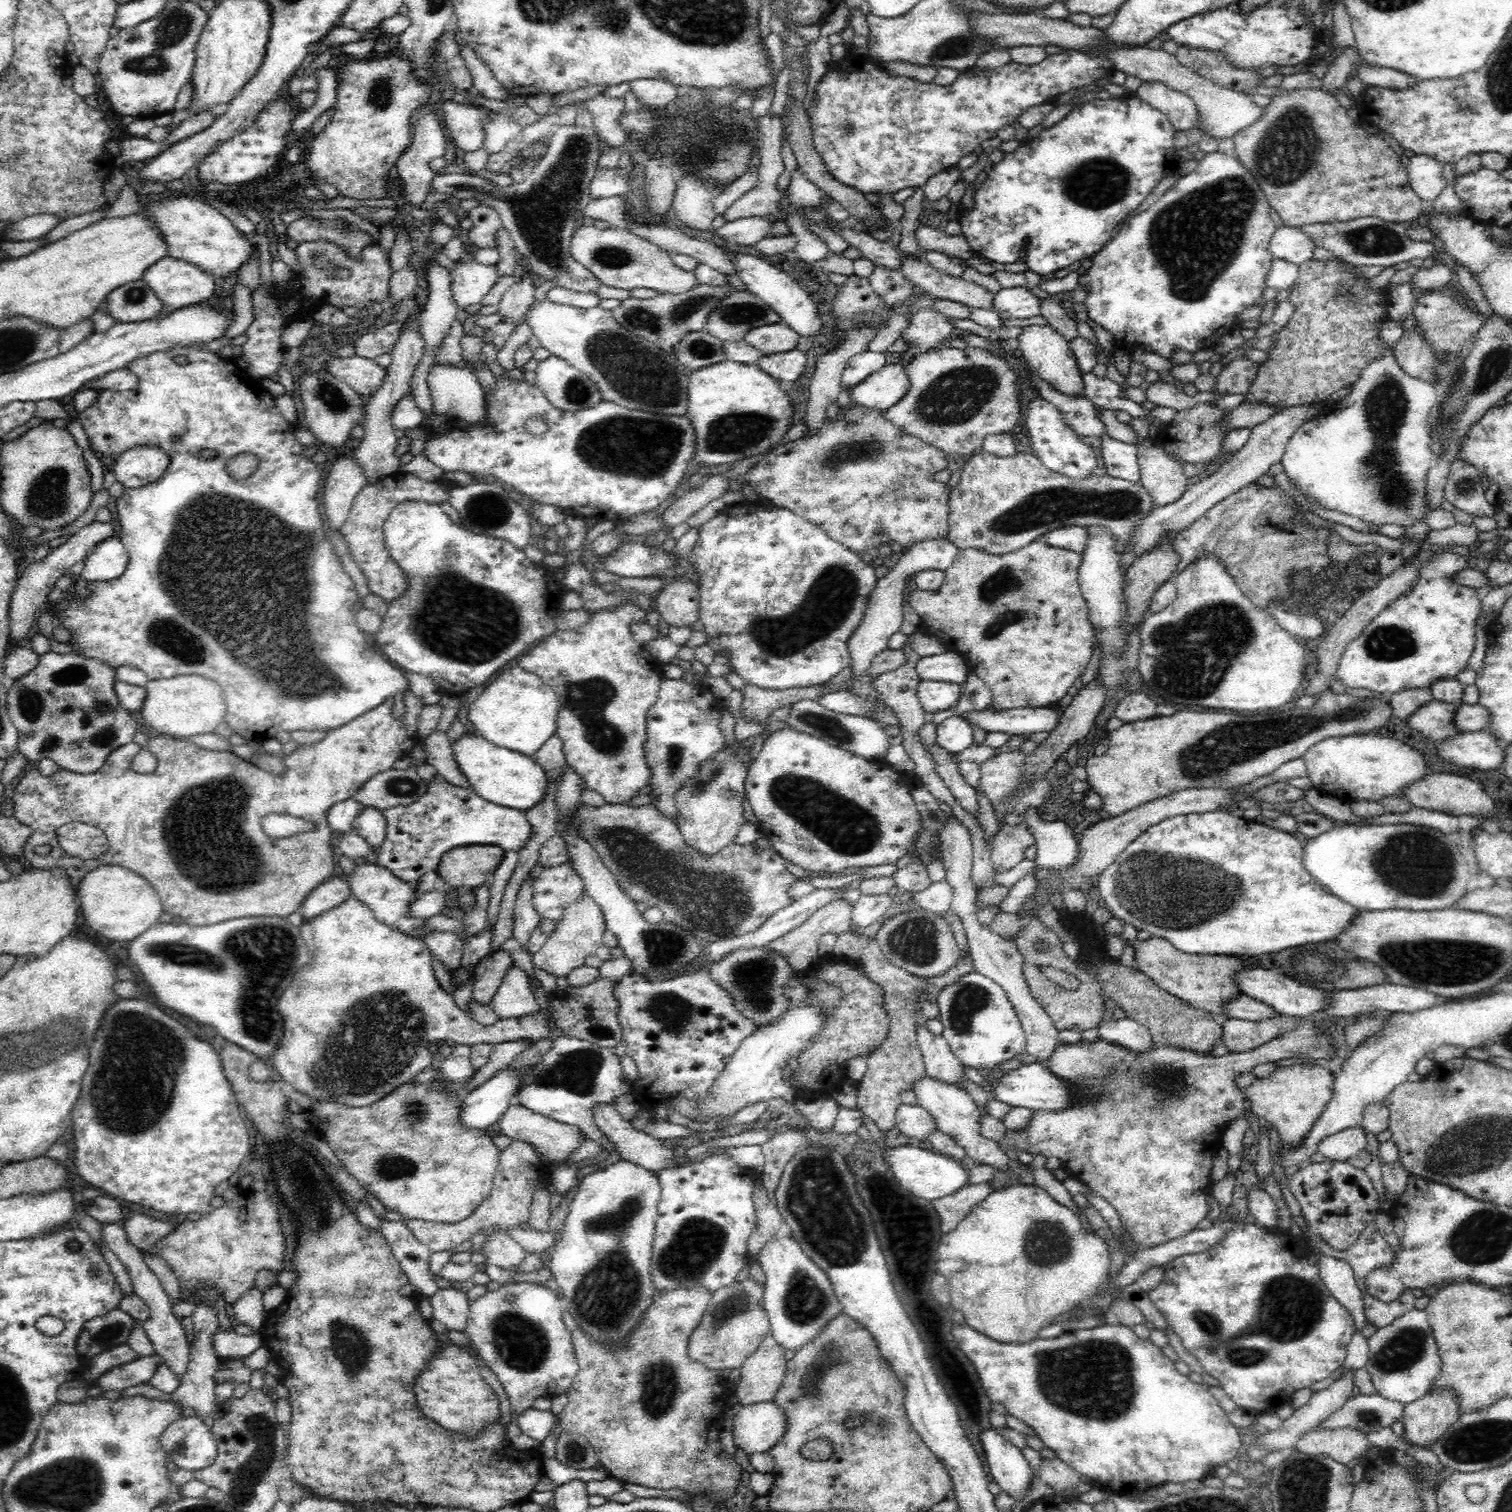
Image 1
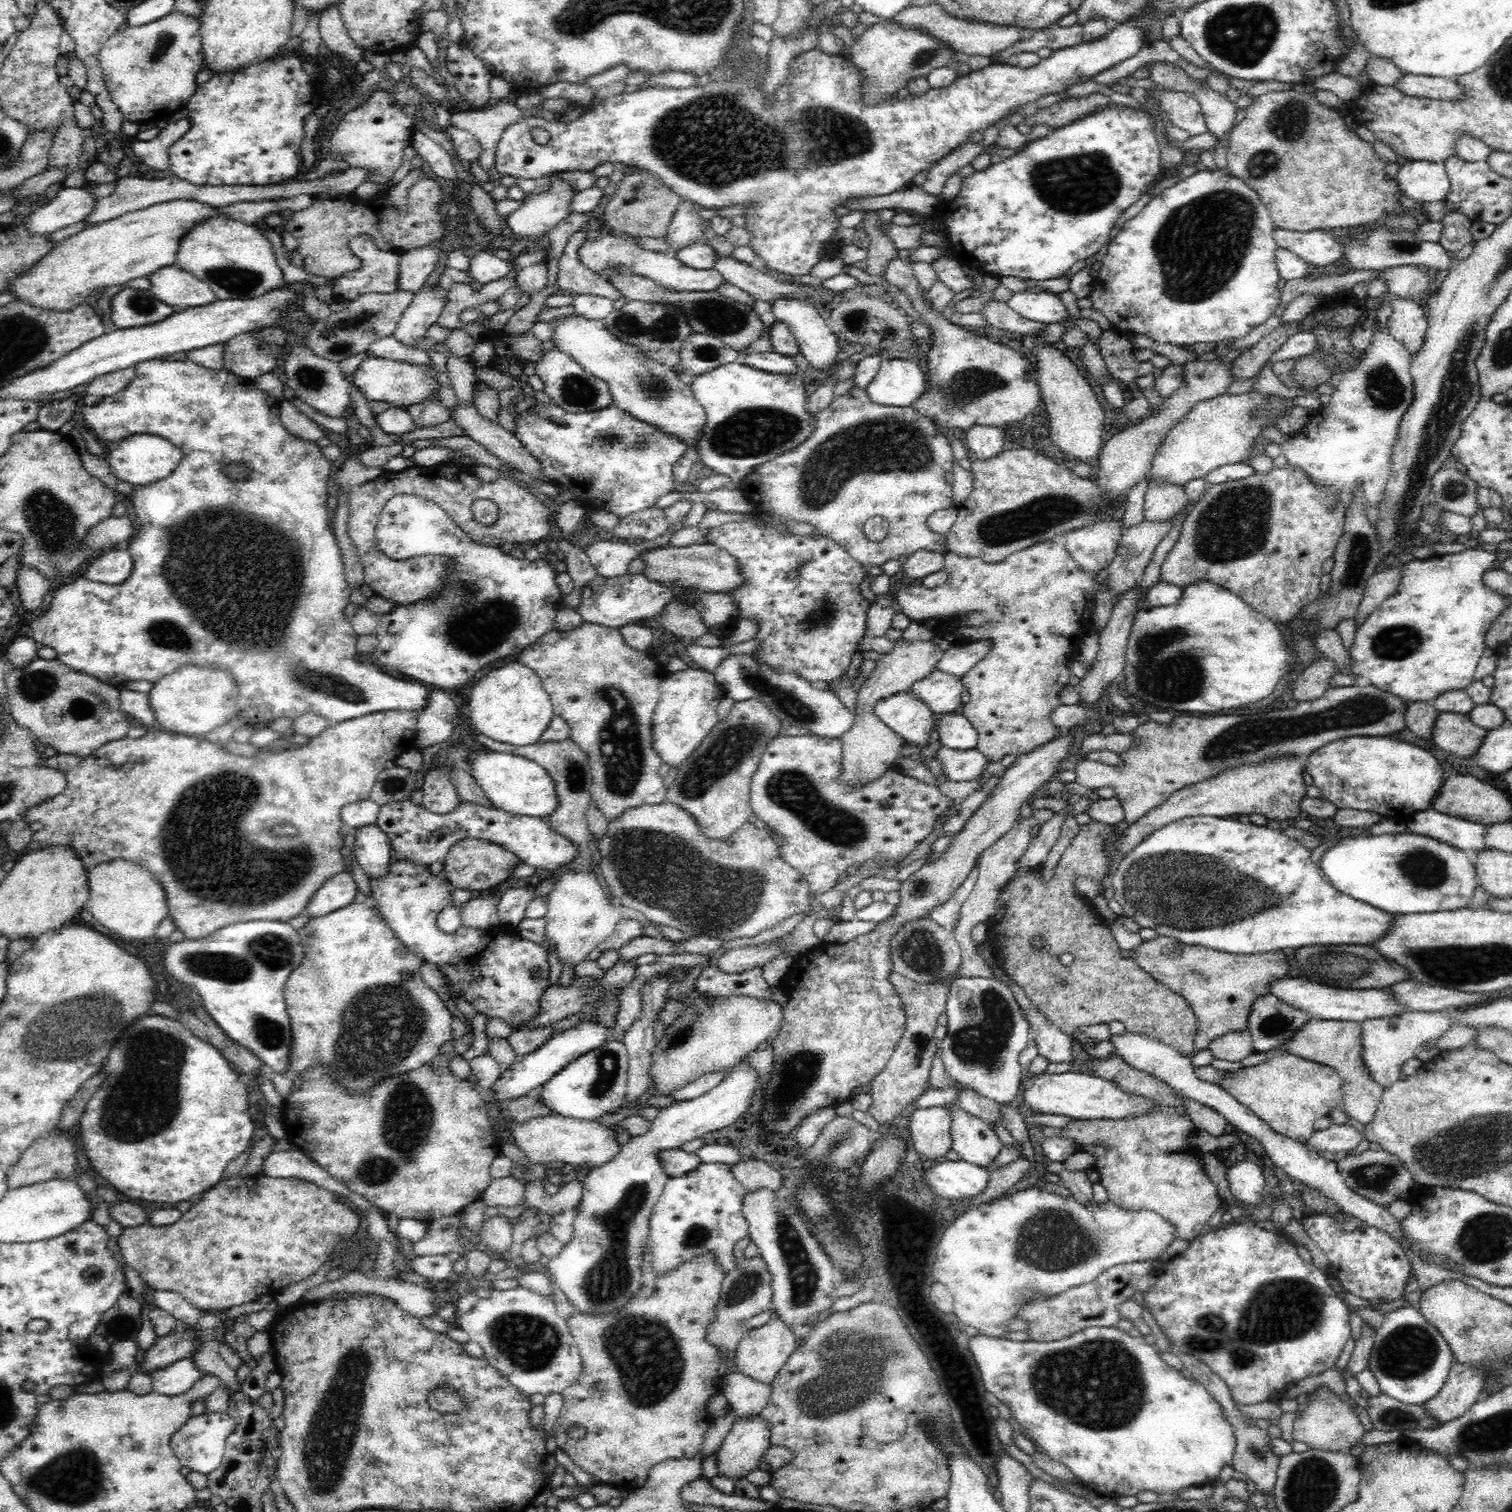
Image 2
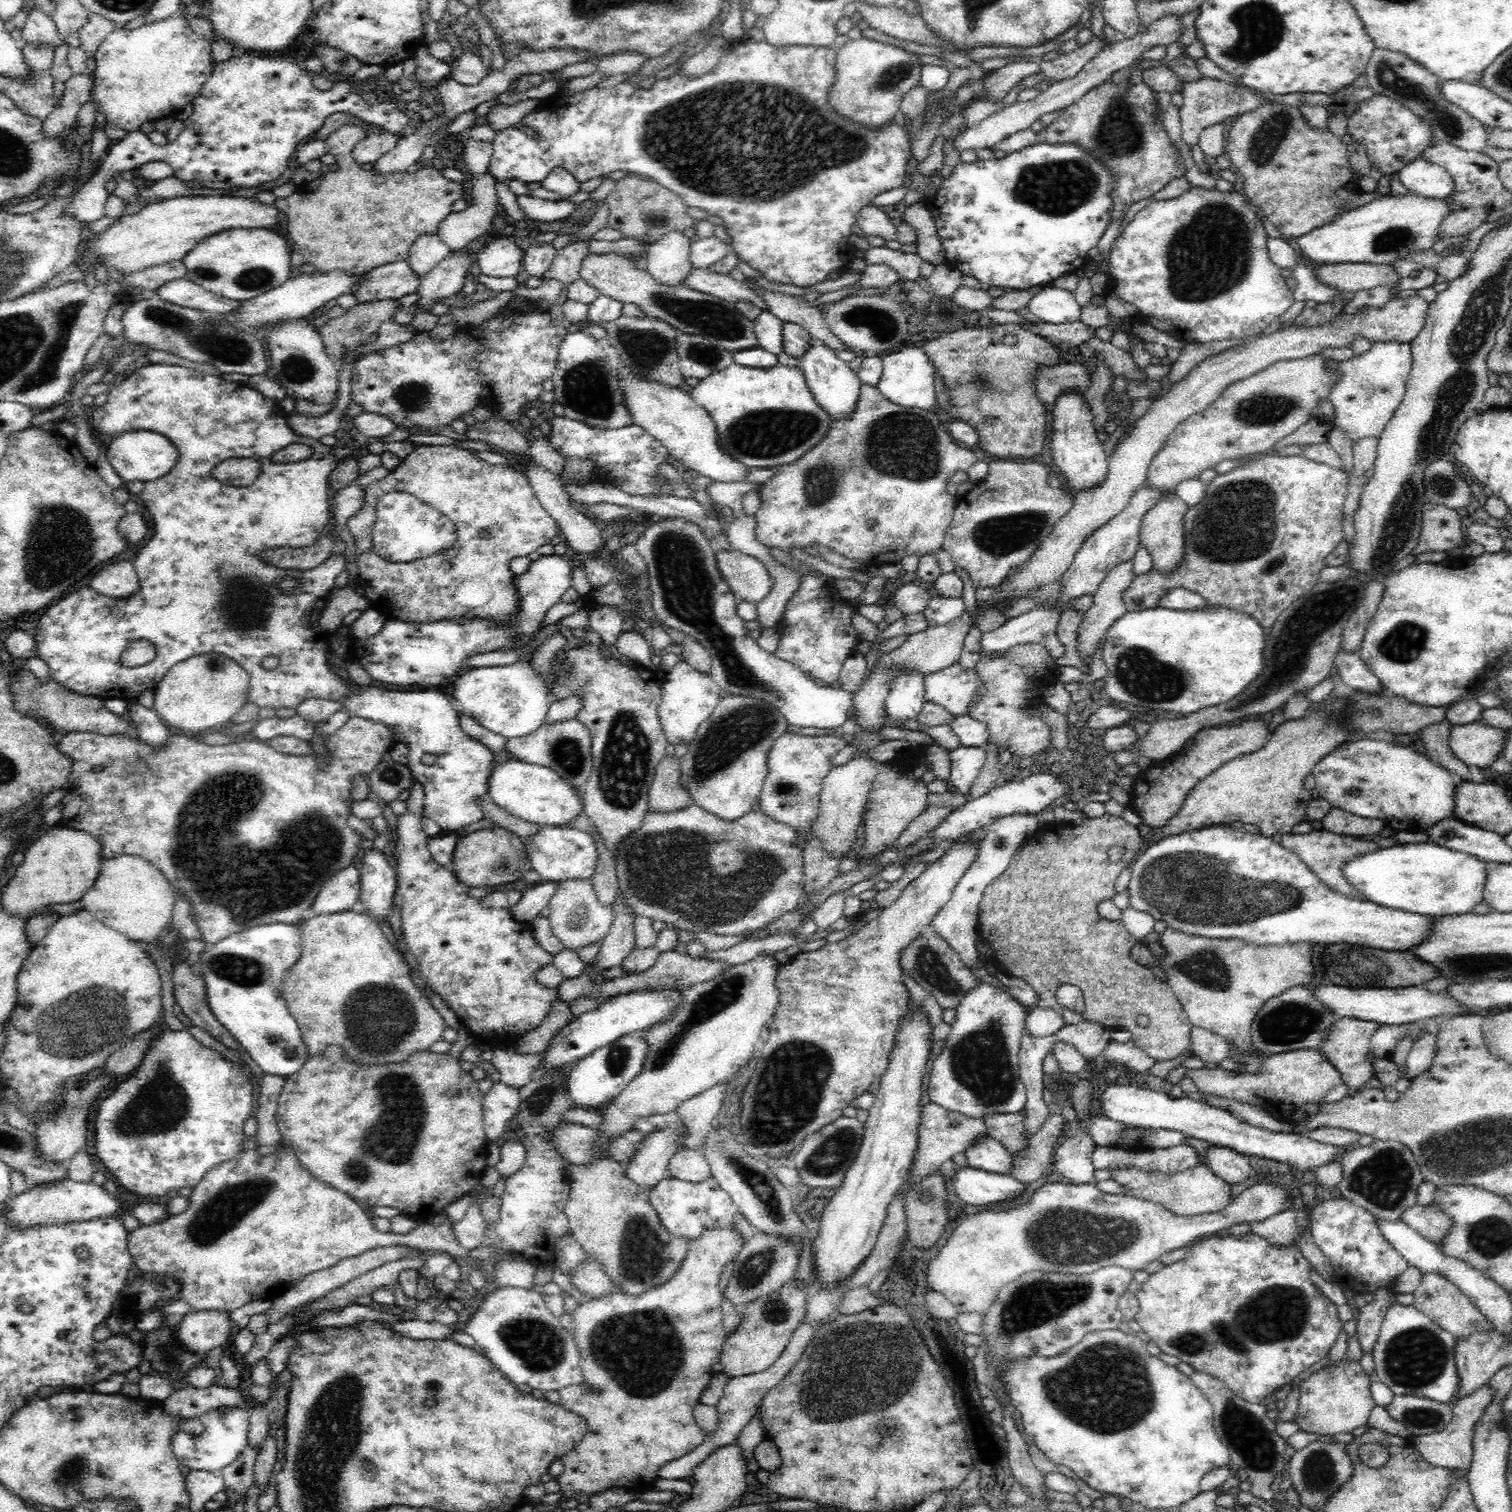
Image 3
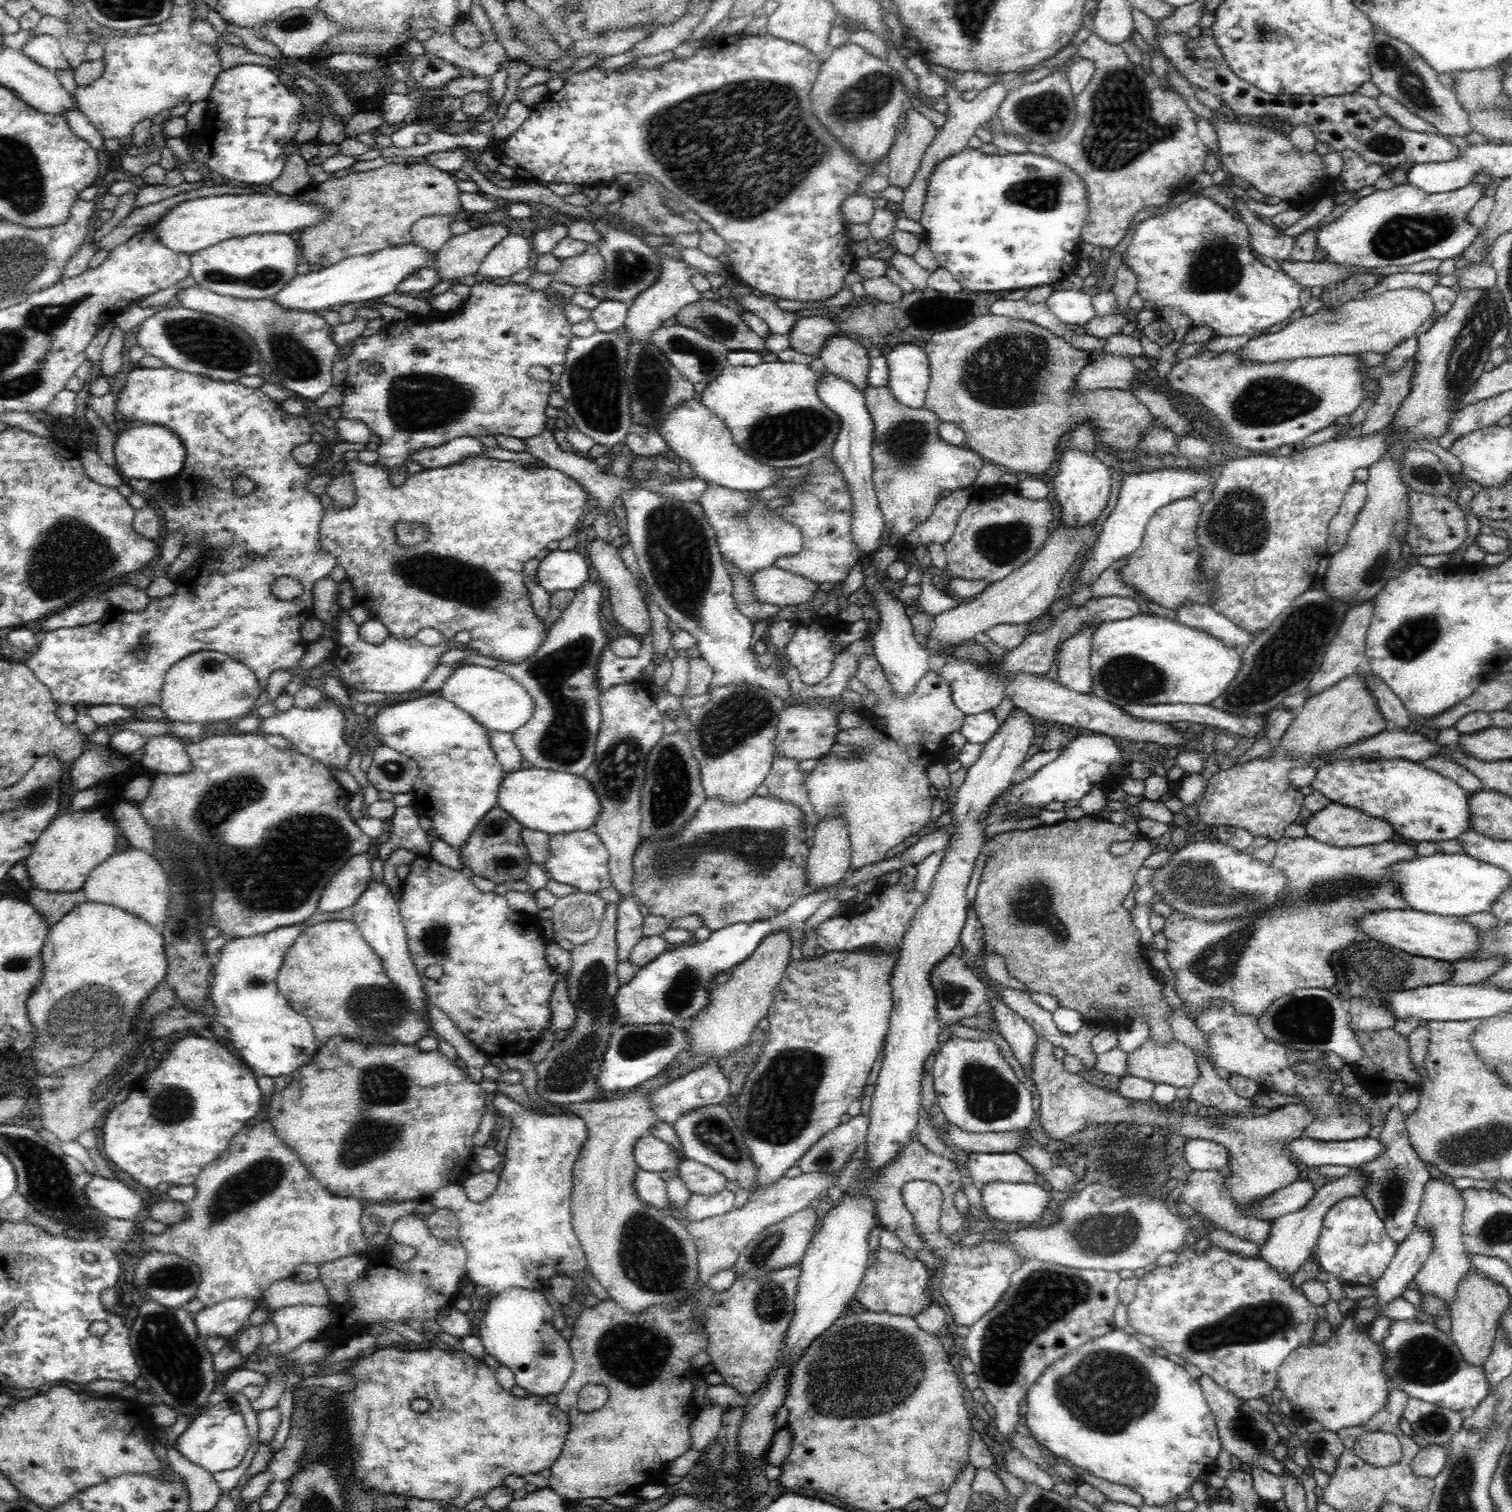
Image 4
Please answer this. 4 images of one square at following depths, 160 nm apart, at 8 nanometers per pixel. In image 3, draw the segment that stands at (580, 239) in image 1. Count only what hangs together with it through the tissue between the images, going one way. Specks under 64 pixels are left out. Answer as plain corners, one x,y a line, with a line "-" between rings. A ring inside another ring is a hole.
693,268
682,285
699,293
733,301
733,304
738,300
749,300
761,309
767,310
762,297
756,291
752,291
747,282
735,280
730,274

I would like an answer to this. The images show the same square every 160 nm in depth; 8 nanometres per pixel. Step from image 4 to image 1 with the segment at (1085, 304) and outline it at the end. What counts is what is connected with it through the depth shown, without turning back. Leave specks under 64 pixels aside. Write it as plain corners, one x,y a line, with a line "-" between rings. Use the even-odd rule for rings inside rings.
1024,287
1001,288
992,296
992,310
1000,319
1030,318
1040,314
1038,297

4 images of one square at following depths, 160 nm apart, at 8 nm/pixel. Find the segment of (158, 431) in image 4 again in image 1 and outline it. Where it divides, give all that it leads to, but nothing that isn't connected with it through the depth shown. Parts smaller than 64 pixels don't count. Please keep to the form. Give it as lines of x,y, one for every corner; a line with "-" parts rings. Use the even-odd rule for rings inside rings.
132,447
115,458
116,481
129,491
156,482
165,473
170,459
158,447

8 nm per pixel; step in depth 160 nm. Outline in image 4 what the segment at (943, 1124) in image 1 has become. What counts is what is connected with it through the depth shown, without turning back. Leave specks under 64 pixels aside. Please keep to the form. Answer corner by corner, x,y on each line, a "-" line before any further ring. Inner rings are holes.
988,1152
969,1154
967,1168
974,1179
974,1186
982,1189
985,1185
996,1182
1034,1183
1041,1182
1037,1173
1016,1152

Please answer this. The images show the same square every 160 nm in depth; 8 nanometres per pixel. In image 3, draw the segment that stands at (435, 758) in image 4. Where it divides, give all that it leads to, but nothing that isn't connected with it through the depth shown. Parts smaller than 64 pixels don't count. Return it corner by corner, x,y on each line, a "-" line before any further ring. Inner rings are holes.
150,363
149,365
138,369
128,378
122,380
120,384
116,384
112,387
109,392
89,411
90,426
95,428
100,434
111,434
113,437
122,433
139,430
149,430
157,432
158,434
163,434
166,438
170,439
172,444
178,449
179,459
175,464
175,467
168,474
165,474
158,480
154,480
154,482
146,483
144,489
139,494
140,498
142,498
142,502
144,502
144,506
146,507
144,510
152,516
152,522
154,522
154,535
148,539
148,542
142,544
142,548
140,548
138,554
133,560
133,565
139,578
138,585
140,585
140,588
138,588
138,592
130,594
128,598
110,598
109,596
98,594
91,585
88,585
82,586
82,588
78,588
78,590
66,594
64,598
61,598
58,601
54,601
52,604
48,605
43,614
34,621
36,622
36,626
31,632
35,638
35,643
37,644
37,656
44,660
49,666
50,677
60,682
60,684
64,684
64,687
70,689
70,691
82,695
97,695
98,697
102,697
102,699
120,698
124,701
128,701
129,699
138,698
138,696
146,690
154,691
157,684
160,683
162,678
164,678
164,675
168,670
170,670
175,664
178,664
187,658
208,653
224,655
238,663
240,668
248,673
249,688
246,703
252,703
260,710
263,708
271,708
276,711
282,710
282,708
292,708
293,710
297,710
298,706
302,705
304,701
310,700
310,698
318,698
339,702
339,704
341,704
341,710
343,708
346,709
350,718
364,718
376,723
380,722
389,726
392,730
395,730
395,732
397,732
398,743
404,743
408,749
410,749
410,752
408,752
408,762
410,764
409,769
415,774
417,782
419,782
424,788
425,795
424,802
422,802
423,816
436,821
442,831
445,832
455,832
463,826
474,824
474,822
478,822
483,818
482,809
478,807
478,800
480,800
480,797
478,796
487,794
488,778
491,776
491,770
495,766
493,764
493,753
484,746
483,743
475,741
475,738
468,736
468,734
460,729
460,725
458,725
459,714
457,713
457,710
451,706
450,700
440,692
424,688
409,688
408,691
404,692
377,688
370,686
370,684
367,687
363,687
352,682
350,679
344,681
340,675
332,669
333,664
328,659
330,658
331,653
329,647
330,633
320,626
320,615
328,602
331,590
336,586
334,582
336,582
338,574
340,574
346,566
346,559
343,554
330,552
330,554
326,556
326,560
322,560
318,566
305,571
272,566
272,564
264,562
263,558
261,558
261,554
267,550
284,547
300,548
312,546
322,536
324,528
326,528
326,524
328,524
328,520
330,520
330,504
328,503
329,476
340,463
340,461
332,455
332,452
330,451
331,447
325,446
316,439
306,438
294,433
294,431
287,426
285,416
286,412
282,409
279,401
260,394
260,391
254,390
247,384
226,380
223,379
222,376
219,377
206,374
198,370
192,370
174,364
-
296,443
306,446
307,450
310,451
310,458
306,458
300,462
291,463
280,463
274,459
274,454
279,450
282,450
285,446
-
228,458
253,458
260,463
260,474
258,475
256,482
254,482
250,488
228,487
212,476
212,470
214,470
214,467
-
232,572
234,572
234,592
200,592
206,584
216,584
216,582
212,582
212,580
226,582
226,580
232,576
-
283,578
292,579
294,583
298,583
296,590
294,590
292,594
278,592
278,583
-
136,641
148,641
152,643
156,654
150,662
146,662
146,664
142,664
142,666
128,668
121,663
121,654
130,643
-
270,654
278,658
278,665
274,669
267,669
261,665
262,660
264,660
266,656
270,656
-
426,754
436,754
436,762
430,765
422,763
422,756
426,756

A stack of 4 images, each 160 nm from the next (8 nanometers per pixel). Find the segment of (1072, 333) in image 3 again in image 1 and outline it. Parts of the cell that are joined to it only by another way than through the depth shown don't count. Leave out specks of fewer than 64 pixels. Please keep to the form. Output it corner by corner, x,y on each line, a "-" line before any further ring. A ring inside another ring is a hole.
890,243
897,248
898,259
901,261
898,270
901,270
903,278
912,283
914,288
920,288
934,298
953,300
969,308
976,306
992,310
994,293
974,282
968,282
961,277
950,277
934,269
925,258
904,255
900,251
900,244

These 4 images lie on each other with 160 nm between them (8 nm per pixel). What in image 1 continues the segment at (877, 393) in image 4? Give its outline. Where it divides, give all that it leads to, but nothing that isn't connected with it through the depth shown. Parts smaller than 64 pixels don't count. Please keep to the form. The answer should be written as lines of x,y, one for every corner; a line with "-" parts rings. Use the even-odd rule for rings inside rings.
853,405
848,410
839,411
838,416
834,422
825,421
824,426
820,427
815,433
806,435
800,439
789,442
785,445
773,449
764,457
762,461
759,461
747,472
747,478
749,486
760,496
764,496
767,500
772,500
775,506
781,506
782,508
788,508
794,514
800,515
808,522
814,525
818,525
824,529
830,538
841,542
844,546
847,546
850,550
856,551
859,554
868,553
870,549
876,550
880,544
886,544
890,540
898,542
900,546
903,546
905,550
914,546
918,542
922,542
928,538
947,538
948,530
948,496
950,496
951,488
947,487
947,484
939,484
933,482
930,479
930,474
934,472
940,472
947,466
946,457
944,453
936,447
928,445
928,443
908,435
908,433
898,429
894,424
890,423
888,419
882,417
882,411
878,409
868,409
866,407

